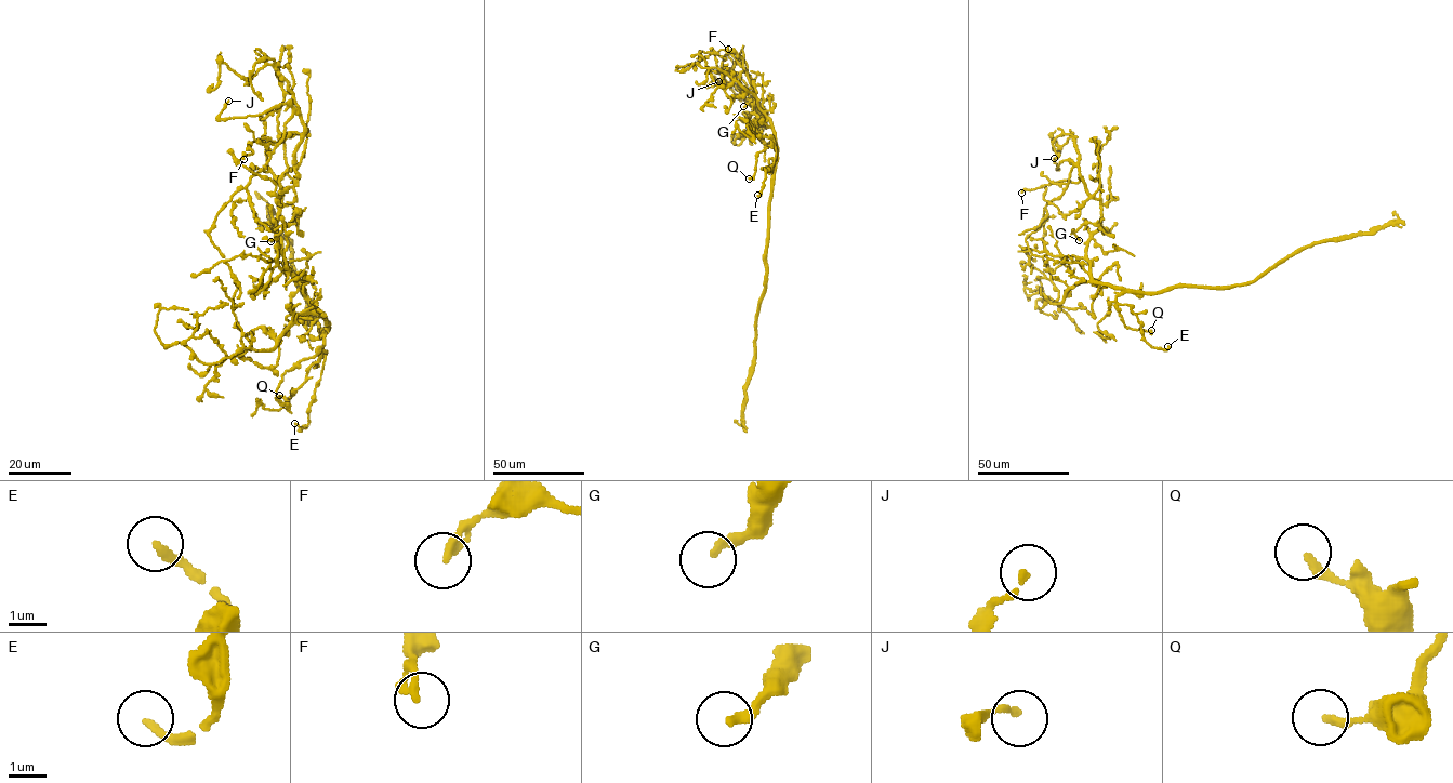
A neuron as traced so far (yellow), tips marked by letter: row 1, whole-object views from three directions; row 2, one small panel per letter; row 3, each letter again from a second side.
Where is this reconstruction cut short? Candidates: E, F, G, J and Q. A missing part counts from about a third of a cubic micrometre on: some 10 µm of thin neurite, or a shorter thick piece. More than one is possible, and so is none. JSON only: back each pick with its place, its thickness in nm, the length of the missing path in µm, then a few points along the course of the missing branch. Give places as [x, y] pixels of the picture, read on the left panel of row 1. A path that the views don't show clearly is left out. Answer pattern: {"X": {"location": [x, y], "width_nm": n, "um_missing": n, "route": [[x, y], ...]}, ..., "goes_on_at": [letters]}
{"goes_on_at": []}

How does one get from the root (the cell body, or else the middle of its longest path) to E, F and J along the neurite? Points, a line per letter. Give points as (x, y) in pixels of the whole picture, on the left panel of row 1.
E: (327, 328), (324, 347), (327, 355), (309, 406), (308, 423), (303, 428), (294, 423)
F: (327, 328), (286, 262), (276, 229), (279, 180), (293, 166), (301, 135), (259, 138), (243, 159)
J: (327, 328), (286, 262), (276, 229), (279, 180), (293, 166), (302, 118), (279, 104), (220, 119), (228, 101)

